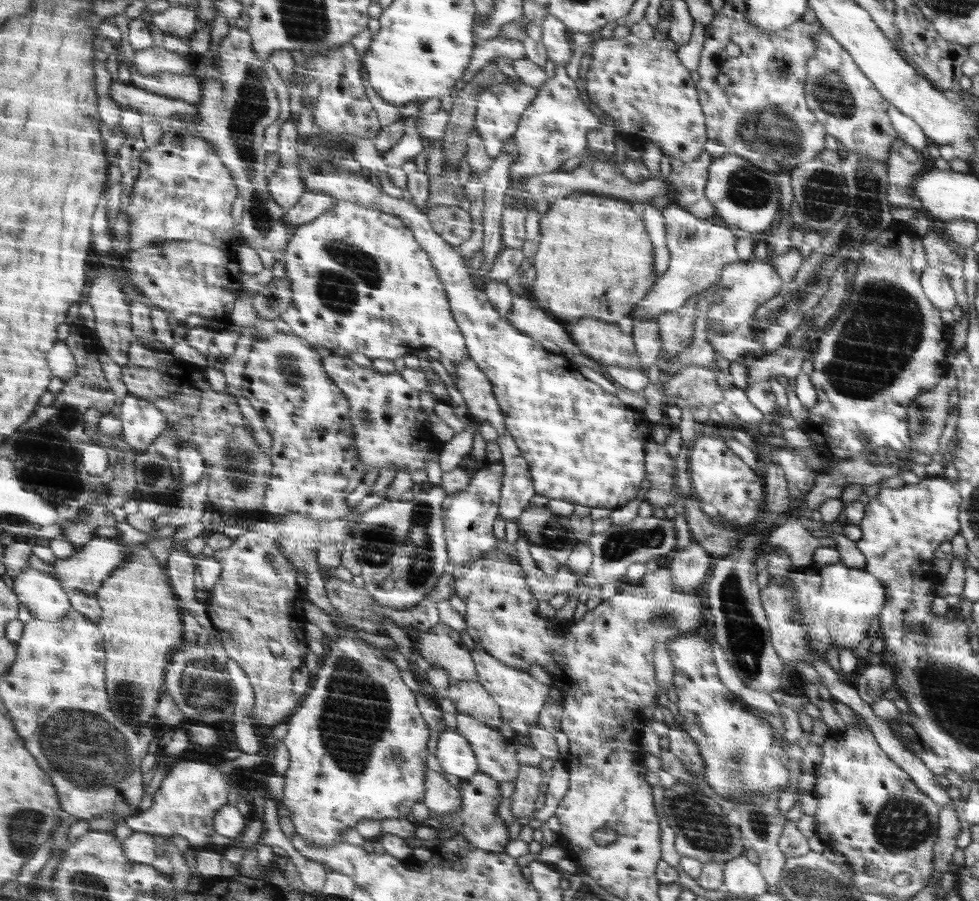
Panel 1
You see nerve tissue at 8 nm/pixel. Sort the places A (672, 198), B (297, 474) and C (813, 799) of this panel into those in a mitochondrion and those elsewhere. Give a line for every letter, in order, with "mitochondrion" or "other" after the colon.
A: other
B: other
C: other

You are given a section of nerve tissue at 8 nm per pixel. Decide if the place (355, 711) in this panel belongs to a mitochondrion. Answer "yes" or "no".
yes

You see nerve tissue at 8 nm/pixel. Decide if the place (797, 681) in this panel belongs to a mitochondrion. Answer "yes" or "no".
no

